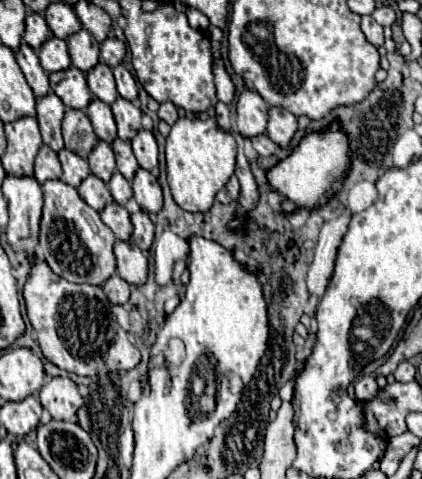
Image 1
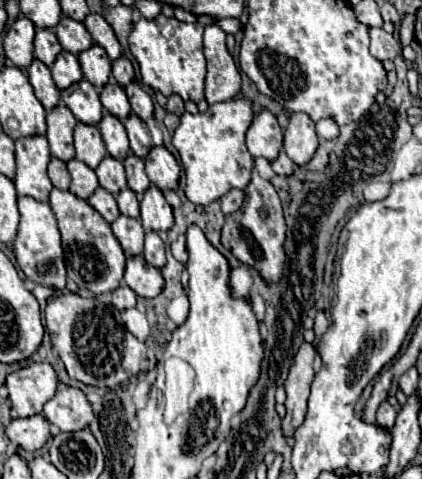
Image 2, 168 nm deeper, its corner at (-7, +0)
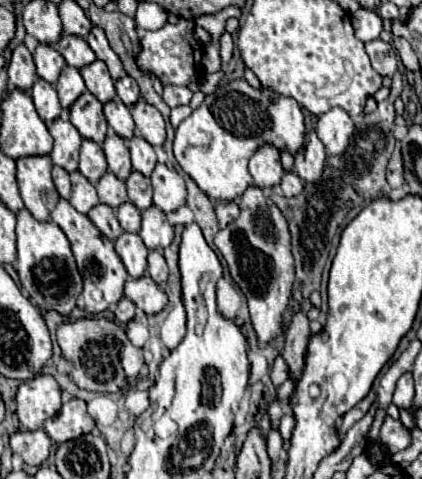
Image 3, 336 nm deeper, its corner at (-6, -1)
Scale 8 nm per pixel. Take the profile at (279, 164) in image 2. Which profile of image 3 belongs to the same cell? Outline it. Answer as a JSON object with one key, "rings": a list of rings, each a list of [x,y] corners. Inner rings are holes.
{"rings":[[[286,173],[282,177],[282,183],[280,183],[280,189],[286,197],[294,197],[294,195],[300,195],[302,193],[302,187],[304,183],[300,181],[300,177],[296,173]]]}

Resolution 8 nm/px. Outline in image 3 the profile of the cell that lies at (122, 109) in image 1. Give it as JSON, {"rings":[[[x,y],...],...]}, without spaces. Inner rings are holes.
{"rings":[[[132,137],[130,143],[130,153],[132,153],[132,167],[134,171],[150,177],[154,167],[156,167],[156,153],[150,143],[146,143],[142,137]]]}

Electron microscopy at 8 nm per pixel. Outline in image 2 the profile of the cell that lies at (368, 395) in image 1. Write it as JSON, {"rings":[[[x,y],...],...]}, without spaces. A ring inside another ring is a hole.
{"rings":[[[381,402],[379,404],[379,410],[377,410],[377,424],[385,430],[389,430],[395,422],[395,416],[397,416],[397,410],[389,404],[389,402]]]}

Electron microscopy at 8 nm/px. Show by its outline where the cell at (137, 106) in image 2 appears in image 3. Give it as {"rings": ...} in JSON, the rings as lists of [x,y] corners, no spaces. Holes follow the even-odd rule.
{"rings":[[[138,101],[132,107],[132,117],[136,123],[136,135],[146,139],[152,147],[164,145],[166,141],[166,125],[160,111],[144,101]]]}

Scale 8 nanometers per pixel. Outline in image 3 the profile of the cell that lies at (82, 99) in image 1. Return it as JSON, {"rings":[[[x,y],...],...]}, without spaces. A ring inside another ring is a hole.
{"rings":[[[88,91],[70,107],[70,121],[84,139],[90,139],[98,145],[104,143],[108,133],[108,123],[102,113],[102,103],[94,99]]]}

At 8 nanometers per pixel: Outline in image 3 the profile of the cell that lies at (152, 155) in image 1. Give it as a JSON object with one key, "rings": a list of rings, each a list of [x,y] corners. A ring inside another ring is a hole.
{"rings":[[[156,165],[152,173],[152,187],[154,187],[154,205],[164,213],[176,211],[186,205],[186,185],[184,179],[166,165]]]}

